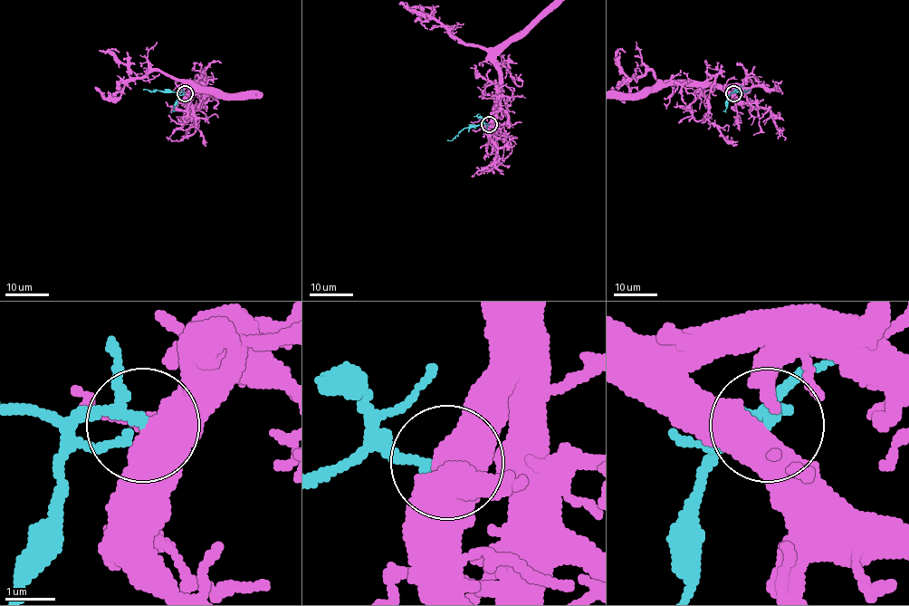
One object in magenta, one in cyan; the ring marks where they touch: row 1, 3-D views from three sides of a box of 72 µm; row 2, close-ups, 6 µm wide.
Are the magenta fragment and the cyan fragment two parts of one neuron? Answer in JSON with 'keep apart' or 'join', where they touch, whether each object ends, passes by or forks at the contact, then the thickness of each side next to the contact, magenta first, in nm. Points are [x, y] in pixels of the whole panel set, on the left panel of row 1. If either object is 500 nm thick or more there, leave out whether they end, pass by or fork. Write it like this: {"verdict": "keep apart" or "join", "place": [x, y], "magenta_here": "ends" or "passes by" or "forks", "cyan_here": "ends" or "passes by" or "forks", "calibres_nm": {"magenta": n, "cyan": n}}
{"verdict": "keep apart", "place": [185, 93], "magenta_here": "passes by", "cyan_here": "passes by", "calibres_nm": {"magenta": 480, "cyan": 170}}

